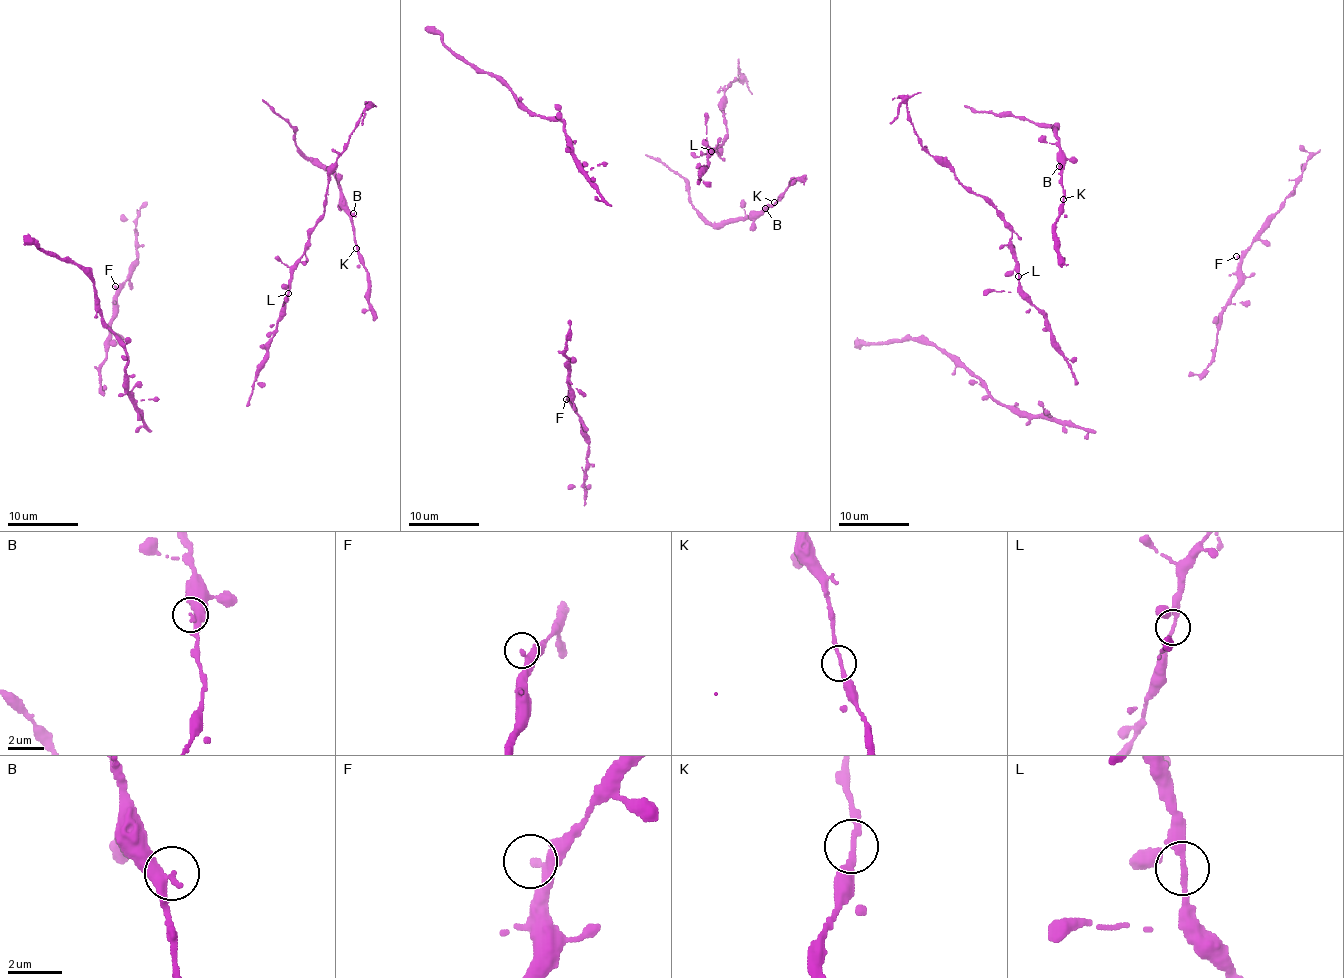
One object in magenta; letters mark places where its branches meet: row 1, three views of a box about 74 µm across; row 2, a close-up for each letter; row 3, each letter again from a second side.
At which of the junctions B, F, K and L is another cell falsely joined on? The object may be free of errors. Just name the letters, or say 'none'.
none

